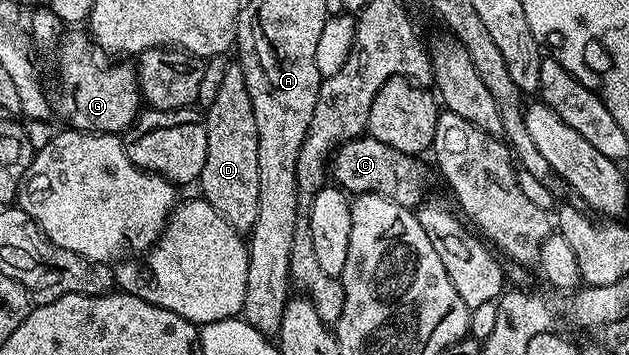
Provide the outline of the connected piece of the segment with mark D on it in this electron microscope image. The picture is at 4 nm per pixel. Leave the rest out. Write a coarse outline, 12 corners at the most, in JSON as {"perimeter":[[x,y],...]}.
{"perimeter":[[245,73],[206,108],[197,180],[229,225],[257,221],[261,169]]}

